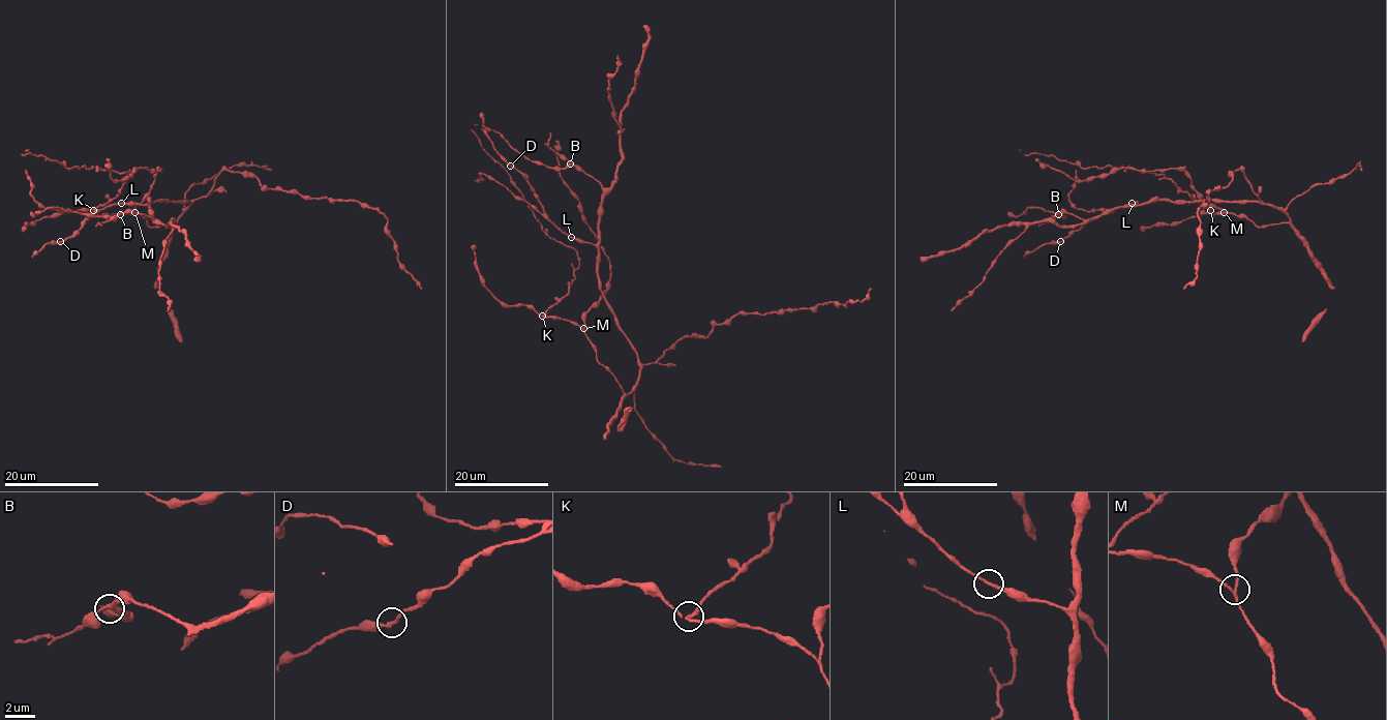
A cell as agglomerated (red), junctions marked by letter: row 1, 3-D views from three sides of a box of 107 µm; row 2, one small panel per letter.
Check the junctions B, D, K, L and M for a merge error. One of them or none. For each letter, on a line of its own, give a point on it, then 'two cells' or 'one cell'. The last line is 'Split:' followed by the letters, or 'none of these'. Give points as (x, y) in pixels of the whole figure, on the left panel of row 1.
B: place (120, 214); one cell
D: place (60, 241); one cell
K: place (93, 210); two cells
L: place (121, 203); one cell
M: place (134, 212); one cell
Split: K

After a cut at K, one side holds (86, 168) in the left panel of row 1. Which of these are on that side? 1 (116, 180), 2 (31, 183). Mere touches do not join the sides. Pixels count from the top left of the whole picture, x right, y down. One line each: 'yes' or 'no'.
1: no
2: no

